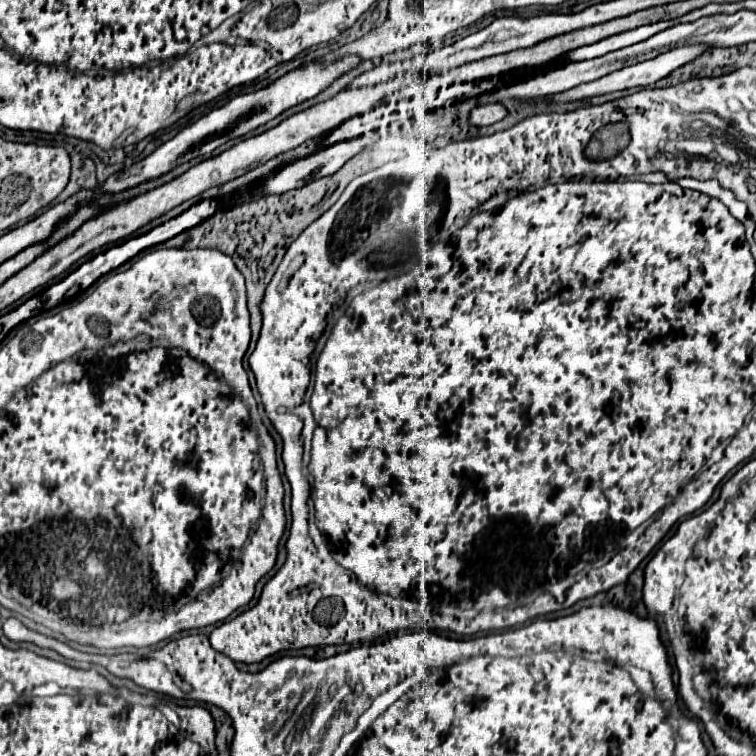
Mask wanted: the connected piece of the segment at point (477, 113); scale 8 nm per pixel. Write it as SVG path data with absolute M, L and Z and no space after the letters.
M486 104L486 106L478 106L470 112L468 124L472 126L490 126L494 122L500 122L506 116L506 106L504 104Z

